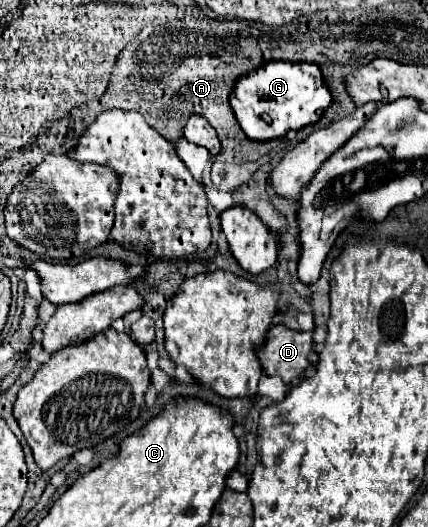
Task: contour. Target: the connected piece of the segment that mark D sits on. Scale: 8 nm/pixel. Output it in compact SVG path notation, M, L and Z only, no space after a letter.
M273 325L267 331L265 343L257 349L257 357L259 357L263 373L265 375L279 375L287 385L291 381L299 379L309 367L309 353L313 351L311 335L313 335L313 331L295 331L295 329L283 327L283 325Z

